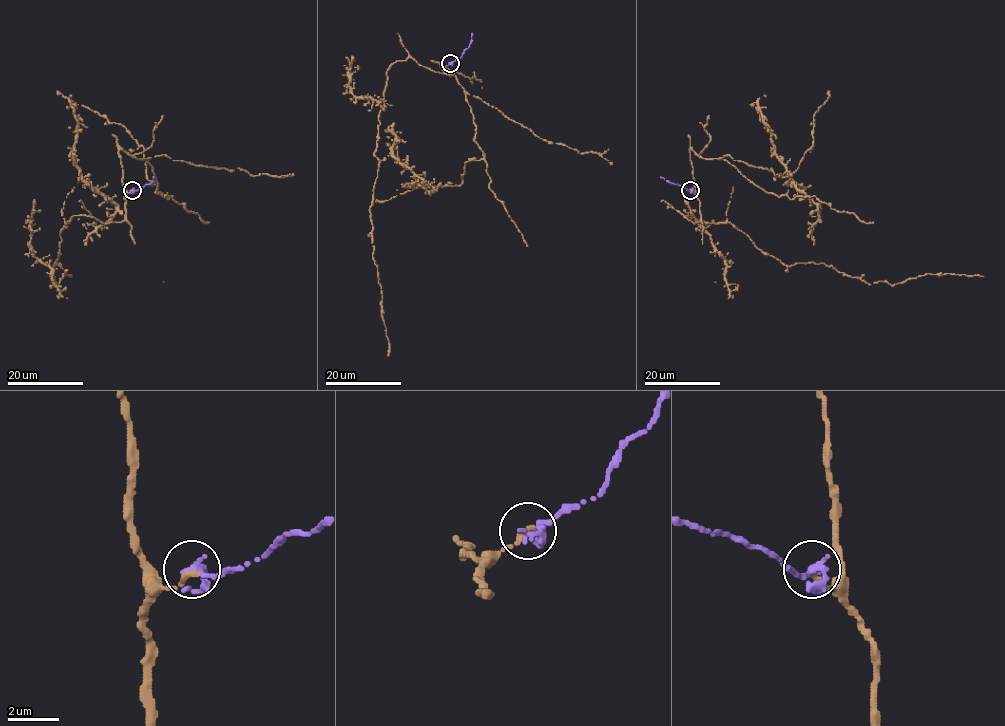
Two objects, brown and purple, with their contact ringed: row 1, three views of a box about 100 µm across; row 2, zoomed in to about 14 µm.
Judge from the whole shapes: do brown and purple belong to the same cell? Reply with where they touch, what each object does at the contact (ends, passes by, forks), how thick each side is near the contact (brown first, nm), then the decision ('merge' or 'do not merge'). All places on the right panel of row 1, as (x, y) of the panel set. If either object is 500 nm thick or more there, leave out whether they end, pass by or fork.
place (690, 190); brown ends; purple passes by; calibres 260 and 240 nm; merge

